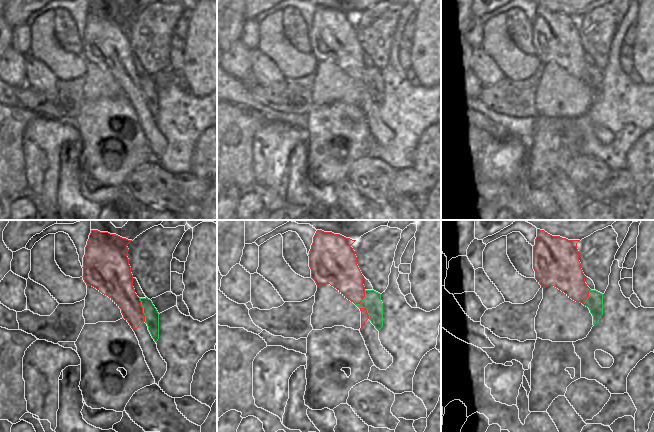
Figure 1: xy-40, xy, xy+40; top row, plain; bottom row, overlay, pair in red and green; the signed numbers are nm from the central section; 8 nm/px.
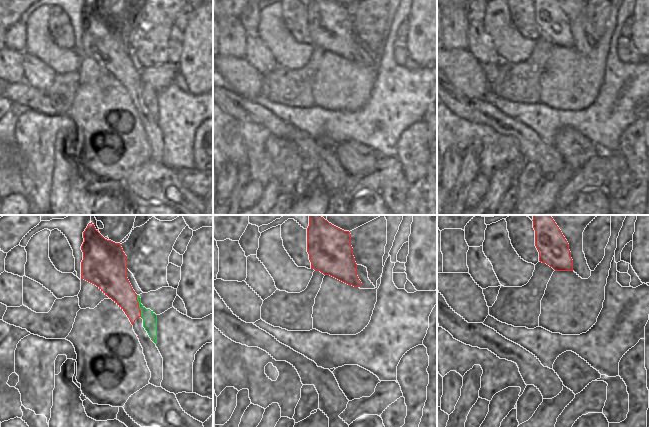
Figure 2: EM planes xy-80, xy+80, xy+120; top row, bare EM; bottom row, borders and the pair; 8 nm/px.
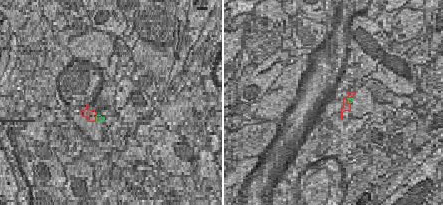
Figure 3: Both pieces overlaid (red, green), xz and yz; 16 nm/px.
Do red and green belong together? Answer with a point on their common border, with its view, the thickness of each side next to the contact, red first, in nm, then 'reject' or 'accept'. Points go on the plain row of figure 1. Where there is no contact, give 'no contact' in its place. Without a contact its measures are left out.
xy-40 (142, 86) | 220/110 nm | reject

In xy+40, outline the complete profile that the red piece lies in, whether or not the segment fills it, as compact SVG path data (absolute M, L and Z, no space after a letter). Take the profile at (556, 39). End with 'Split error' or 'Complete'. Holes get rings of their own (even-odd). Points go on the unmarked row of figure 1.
M537 5L533 45L541 64L554 62L572 76L584 80L591 65L585 59L586 52L581 45L577 25L579 17L552 12Z. Complete

